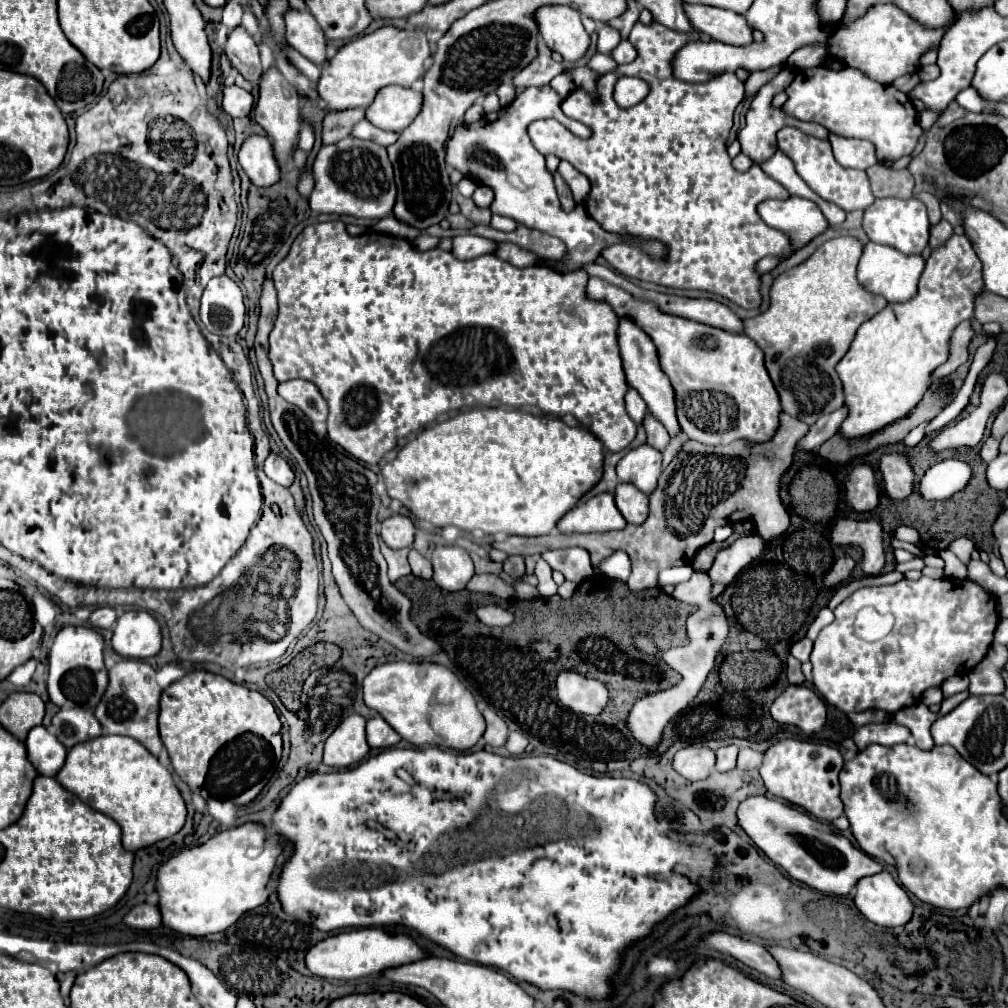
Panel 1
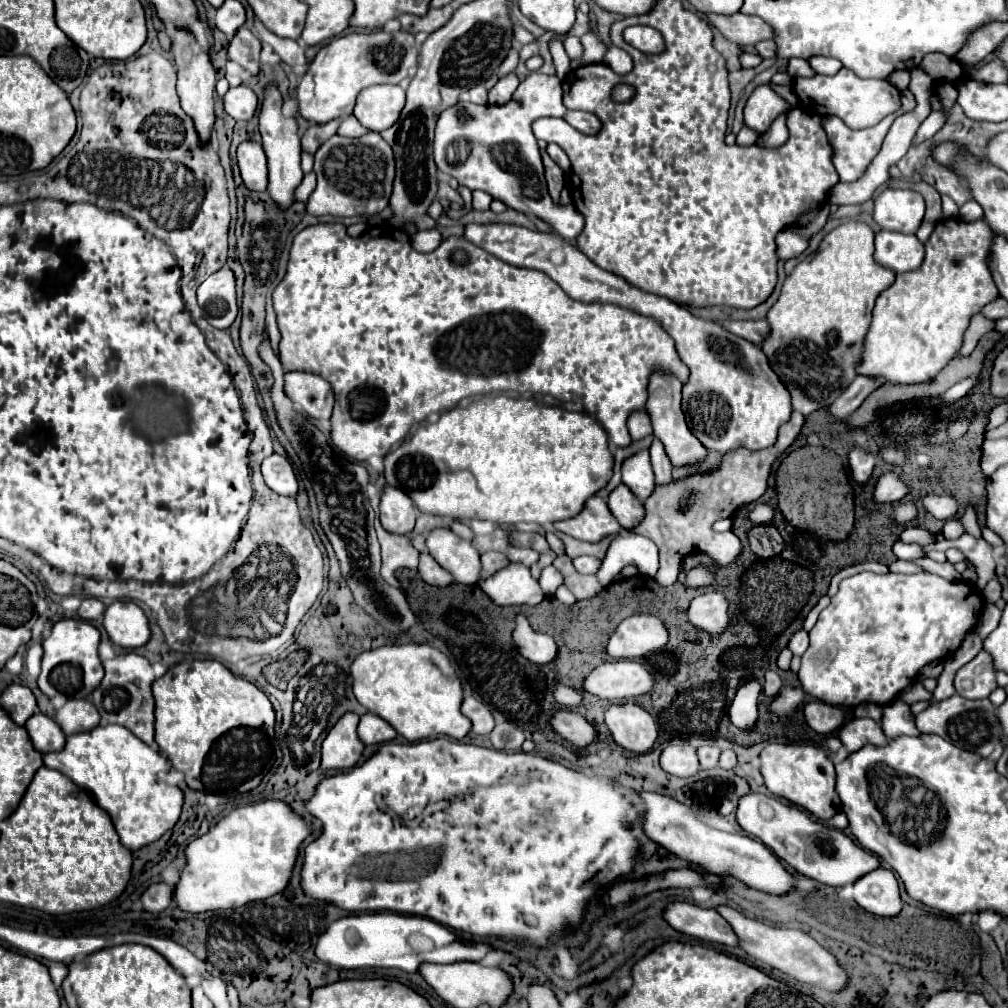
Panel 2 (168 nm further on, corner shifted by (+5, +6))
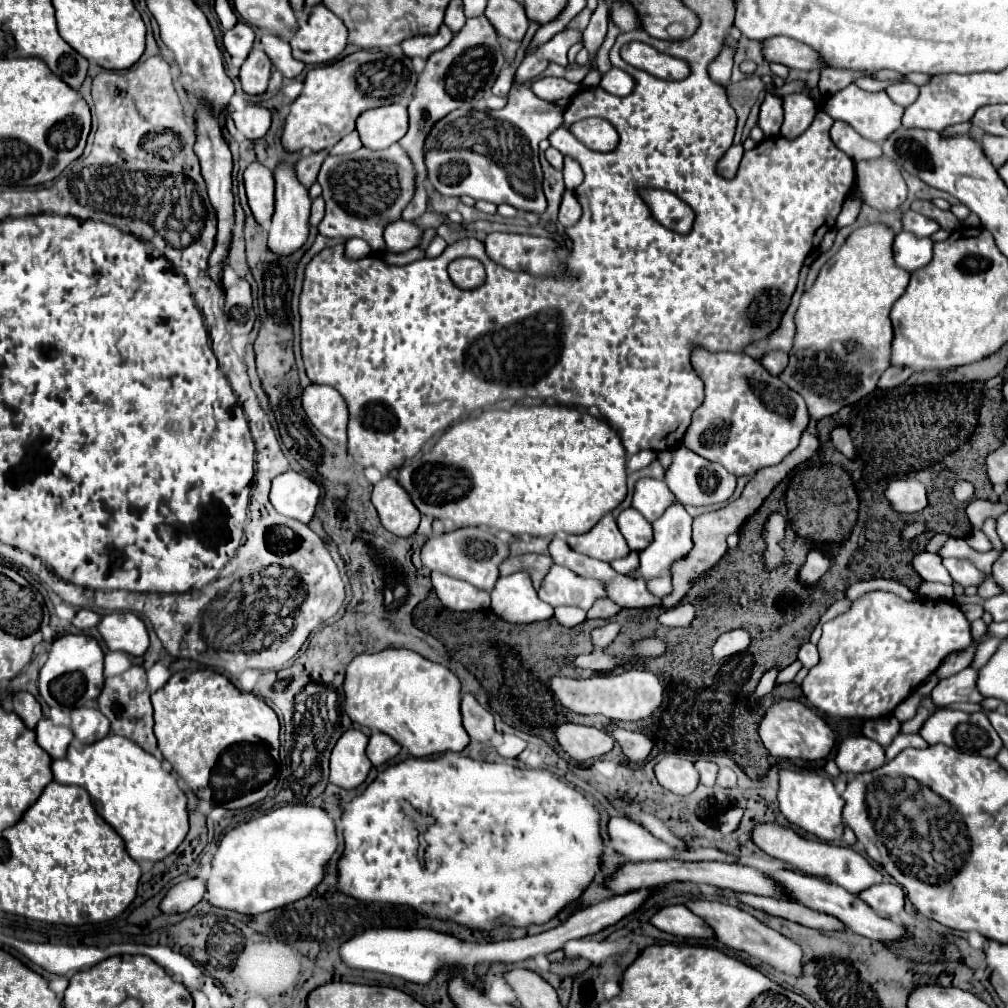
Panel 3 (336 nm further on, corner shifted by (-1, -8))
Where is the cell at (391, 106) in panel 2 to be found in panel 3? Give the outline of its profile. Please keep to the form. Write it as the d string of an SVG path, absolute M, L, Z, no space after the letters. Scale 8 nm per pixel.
M391 104L365 110L357 118L357 132L365 148L389 148L407 132L407 108L401 104Z

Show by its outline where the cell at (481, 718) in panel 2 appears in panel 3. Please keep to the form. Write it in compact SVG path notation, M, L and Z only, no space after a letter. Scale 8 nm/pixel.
M463 694L461 698L461 714L463 714L463 726L471 740L477 742L489 742L495 734L493 714L487 712L473 694Z

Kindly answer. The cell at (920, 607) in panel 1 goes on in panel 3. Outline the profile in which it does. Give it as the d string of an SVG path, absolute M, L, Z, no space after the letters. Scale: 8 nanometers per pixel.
M869 592L853 602L847 614L833 618L823 624L823 636L819 640L821 660L809 670L801 688L809 706L823 714L839 718L885 718L891 716L899 702L903 702L931 672L937 670L941 660L951 652L965 650L971 644L969 620L949 600L915 600L905 602L903 598L889 592Z

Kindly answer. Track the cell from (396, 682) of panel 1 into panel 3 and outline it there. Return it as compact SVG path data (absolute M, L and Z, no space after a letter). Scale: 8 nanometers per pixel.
M387 648L375 654L359 654L345 670L345 712L349 718L371 730L379 730L395 738L413 756L425 758L441 752L461 752L469 744L469 736L461 724L461 682L441 664L435 664L407 648Z

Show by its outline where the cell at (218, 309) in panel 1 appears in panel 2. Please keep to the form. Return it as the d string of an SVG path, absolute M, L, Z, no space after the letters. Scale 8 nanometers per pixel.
M225 266L215 274L207 276L205 282L197 288L197 302L203 308L205 320L225 330L237 318L237 300L235 300L235 276Z

